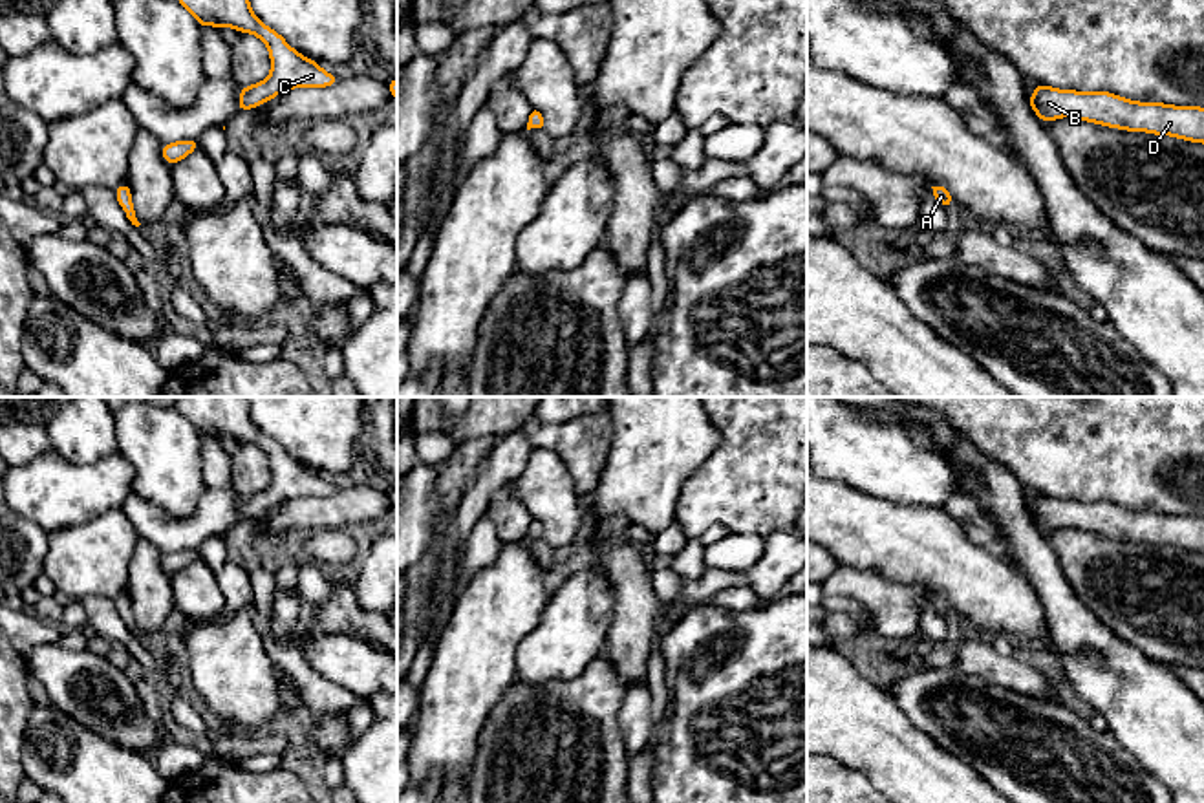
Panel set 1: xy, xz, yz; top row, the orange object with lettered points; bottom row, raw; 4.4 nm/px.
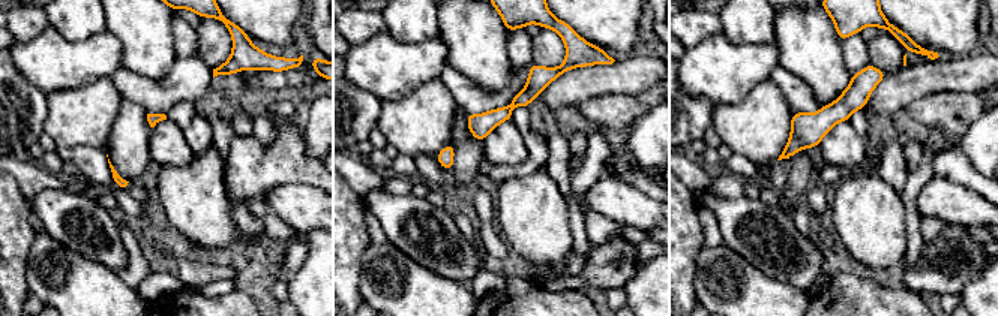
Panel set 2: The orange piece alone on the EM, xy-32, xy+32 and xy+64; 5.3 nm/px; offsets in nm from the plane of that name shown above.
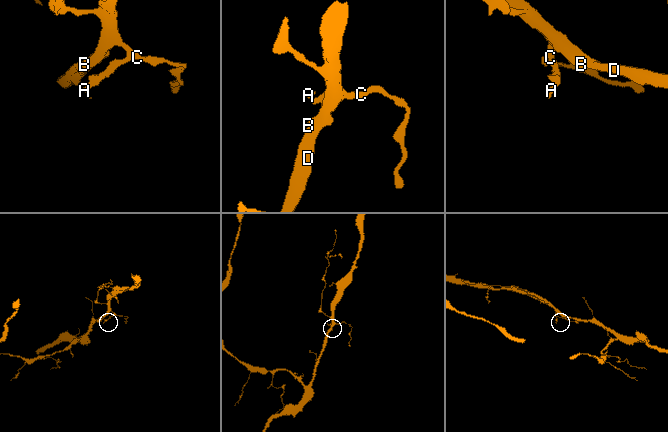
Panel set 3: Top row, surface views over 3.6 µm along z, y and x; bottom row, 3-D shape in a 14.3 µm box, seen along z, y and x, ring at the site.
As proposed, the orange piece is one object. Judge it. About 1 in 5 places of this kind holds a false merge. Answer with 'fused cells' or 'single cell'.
single cell

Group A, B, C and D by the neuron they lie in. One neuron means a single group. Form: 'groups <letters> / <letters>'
groups A B C D

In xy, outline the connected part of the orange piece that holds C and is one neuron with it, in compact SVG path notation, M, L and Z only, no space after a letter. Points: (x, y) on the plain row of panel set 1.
M177 397L176 410L192 423L199 439L205 435L229 435L238 443L251 443L265 452L271 466L271 483L253 496L240 496L238 521L265 514L285 499L293 498L329 498L340 487L324 481L293 459L285 448L265 435L251 419L245 397Z

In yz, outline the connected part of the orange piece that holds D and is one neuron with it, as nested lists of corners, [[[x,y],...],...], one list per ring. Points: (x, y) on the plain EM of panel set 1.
[[[1041,492],[1036,494],[1028,514],[1045,534],[1061,527],[1074,527],[1125,541],[1204,552],[1202,516],[1138,512],[1111,501],[1059,499]]]

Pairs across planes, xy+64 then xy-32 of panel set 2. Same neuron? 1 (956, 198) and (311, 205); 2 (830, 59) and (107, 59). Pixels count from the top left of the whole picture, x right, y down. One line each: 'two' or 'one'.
1: one
2: two

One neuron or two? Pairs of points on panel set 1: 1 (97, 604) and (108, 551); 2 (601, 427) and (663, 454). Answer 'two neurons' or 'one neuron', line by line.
1: two neurons
2: two neurons

